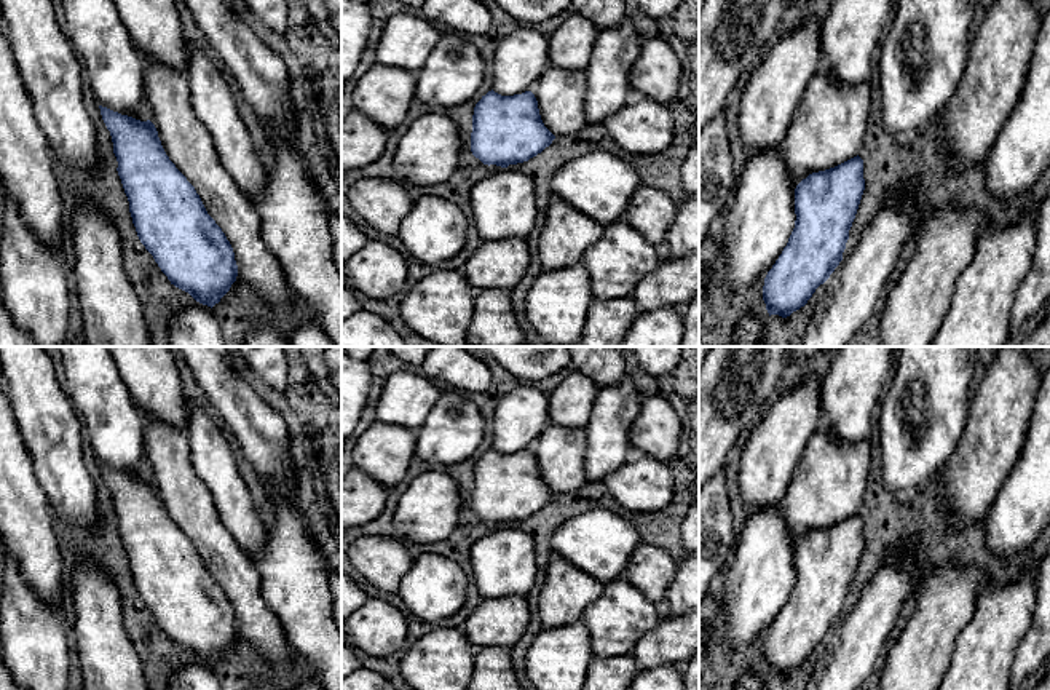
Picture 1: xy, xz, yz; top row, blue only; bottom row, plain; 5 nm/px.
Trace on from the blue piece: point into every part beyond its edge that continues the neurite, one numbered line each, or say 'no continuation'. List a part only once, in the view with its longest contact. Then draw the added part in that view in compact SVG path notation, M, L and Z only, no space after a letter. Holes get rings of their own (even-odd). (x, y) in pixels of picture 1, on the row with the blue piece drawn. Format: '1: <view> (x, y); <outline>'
no continuation

